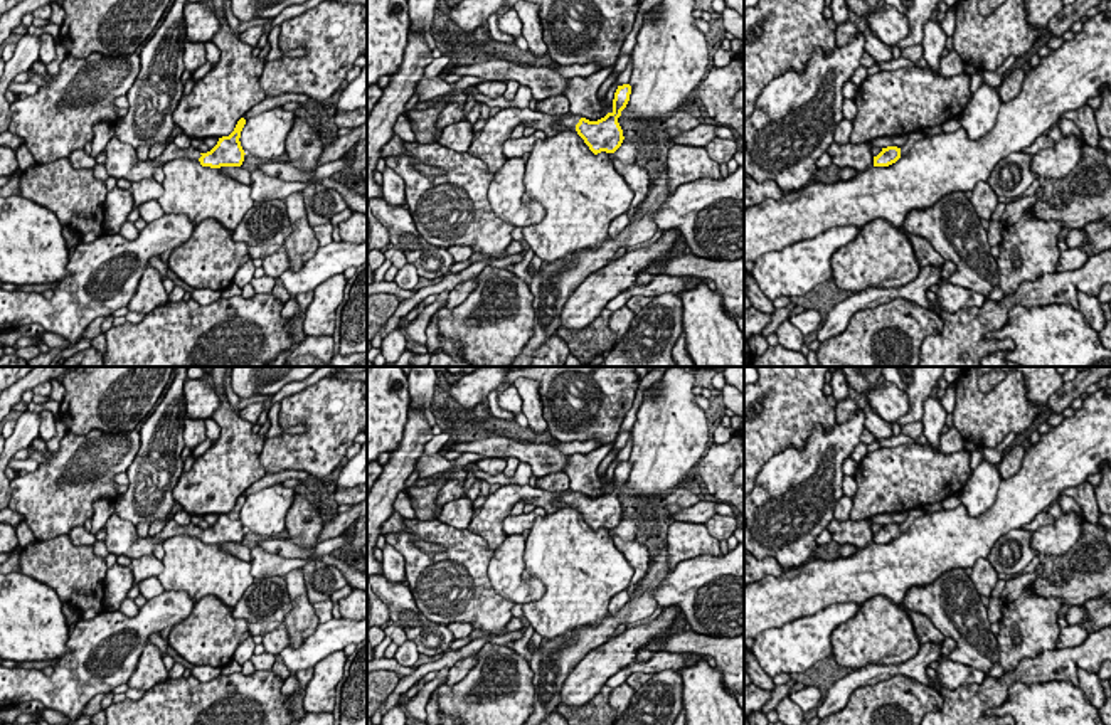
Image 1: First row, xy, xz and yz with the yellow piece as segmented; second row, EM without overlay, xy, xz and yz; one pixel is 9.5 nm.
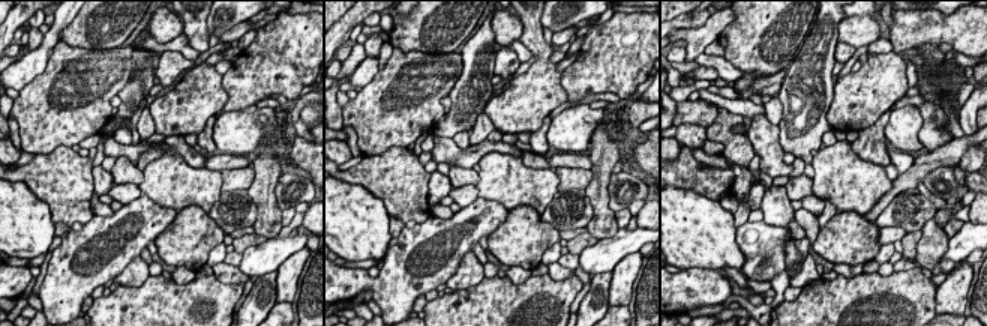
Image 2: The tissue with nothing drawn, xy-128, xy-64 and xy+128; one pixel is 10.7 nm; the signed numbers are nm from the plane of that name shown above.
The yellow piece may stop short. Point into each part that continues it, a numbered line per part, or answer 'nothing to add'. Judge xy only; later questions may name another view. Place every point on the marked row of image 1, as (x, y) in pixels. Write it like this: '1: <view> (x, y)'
1: xy (122, 162)

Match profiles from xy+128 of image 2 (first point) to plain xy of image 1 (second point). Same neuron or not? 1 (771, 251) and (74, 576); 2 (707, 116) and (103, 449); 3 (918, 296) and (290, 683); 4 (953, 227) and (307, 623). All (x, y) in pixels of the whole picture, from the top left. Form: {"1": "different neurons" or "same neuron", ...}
{"1": "different neurons", "2": "same neuron", "3": "different neurons", "4": "different neurons"}

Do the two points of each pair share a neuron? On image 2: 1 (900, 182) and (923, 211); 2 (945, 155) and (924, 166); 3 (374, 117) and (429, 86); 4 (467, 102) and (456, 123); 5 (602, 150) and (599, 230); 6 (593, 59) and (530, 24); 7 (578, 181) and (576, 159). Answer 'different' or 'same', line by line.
1: different
2: same
3: same
4: same
5: same
6: different
7: different

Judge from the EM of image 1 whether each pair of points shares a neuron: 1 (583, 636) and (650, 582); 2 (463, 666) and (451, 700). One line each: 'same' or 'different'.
1: same
2: different

